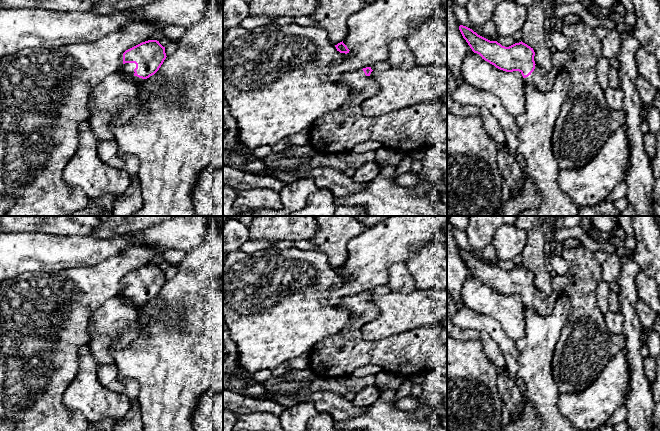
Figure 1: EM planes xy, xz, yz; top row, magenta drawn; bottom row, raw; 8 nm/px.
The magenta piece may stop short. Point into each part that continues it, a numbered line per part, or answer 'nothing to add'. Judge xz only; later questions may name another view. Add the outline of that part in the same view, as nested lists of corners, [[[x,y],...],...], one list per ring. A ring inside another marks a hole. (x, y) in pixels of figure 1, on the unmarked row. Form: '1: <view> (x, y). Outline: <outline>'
1: xz (413, 352). Outline: [[[362,293],[346,296],[339,306],[348,310],[352,318],[340,332],[319,340],[309,352],[309,368],[319,377],[341,378],[363,366],[374,364],[384,372],[409,378],[415,374],[426,374],[429,370],[447,366],[447,329],[441,321],[380,340],[364,340],[361,328],[381,315],[380,309]]]

